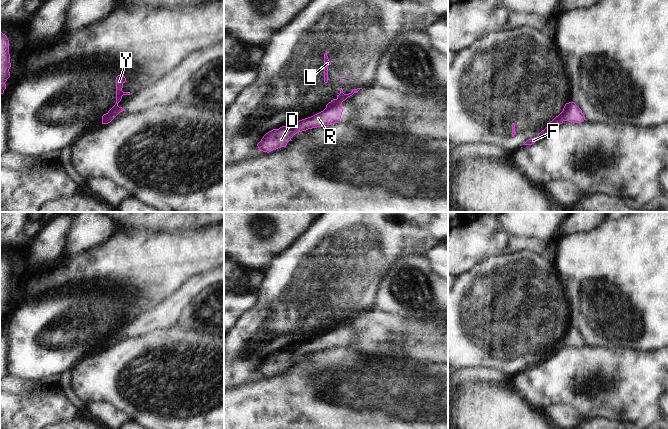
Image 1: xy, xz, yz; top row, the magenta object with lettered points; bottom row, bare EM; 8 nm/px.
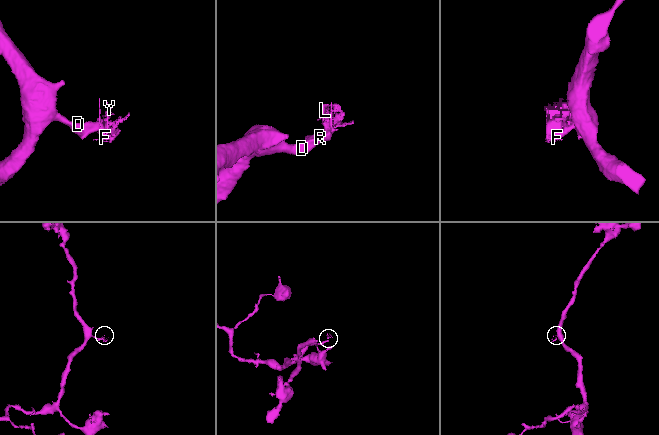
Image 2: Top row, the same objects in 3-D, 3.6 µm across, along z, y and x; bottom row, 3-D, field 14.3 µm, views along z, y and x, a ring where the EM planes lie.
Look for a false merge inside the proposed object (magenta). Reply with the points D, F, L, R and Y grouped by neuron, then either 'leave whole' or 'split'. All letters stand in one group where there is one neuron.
groups D R / F L Y; split

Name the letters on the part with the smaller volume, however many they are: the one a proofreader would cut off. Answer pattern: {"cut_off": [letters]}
{"cut_off": ["F", "L", "Y"]}

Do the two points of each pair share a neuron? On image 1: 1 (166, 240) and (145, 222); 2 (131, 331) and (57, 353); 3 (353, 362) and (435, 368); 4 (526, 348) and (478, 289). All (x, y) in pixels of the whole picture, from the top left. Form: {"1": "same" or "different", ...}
{"1": "different", "2": "different", "3": "same", "4": "same"}

